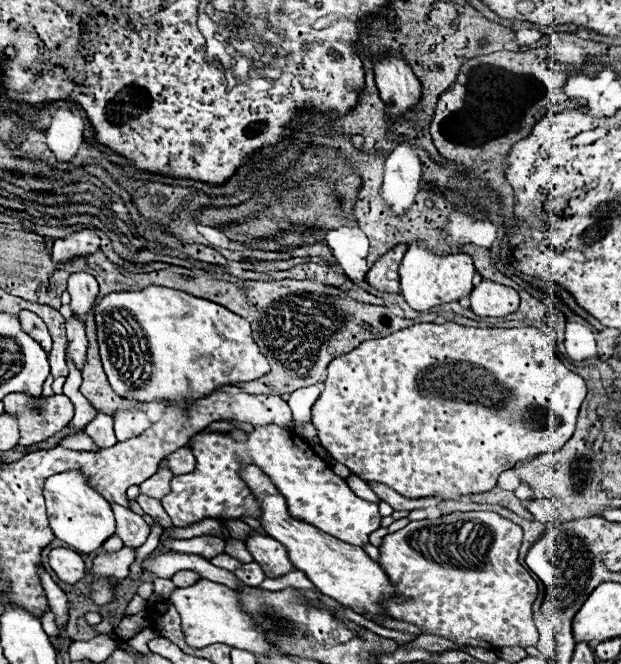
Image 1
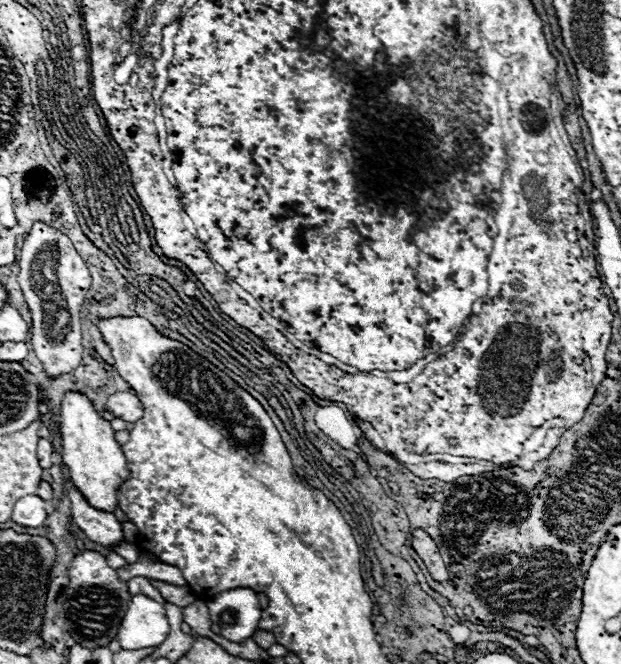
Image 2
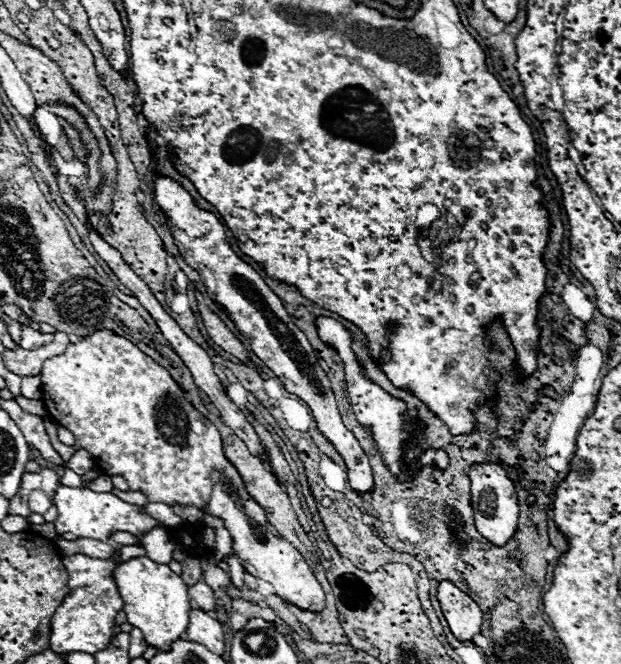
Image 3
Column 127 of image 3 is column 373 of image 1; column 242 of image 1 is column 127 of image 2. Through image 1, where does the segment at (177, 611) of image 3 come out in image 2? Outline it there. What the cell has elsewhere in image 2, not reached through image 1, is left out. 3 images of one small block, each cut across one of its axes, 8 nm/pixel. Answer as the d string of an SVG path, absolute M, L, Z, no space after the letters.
M68 392L62 400L60 408L60 428L62 428L62 460L70 474L70 480L78 488L78 492L86 498L90 506L104 512L114 512L118 508L116 492L124 480L128 480L130 472L126 468L126 458L114 440L114 430L110 422L100 418L92 408L90 400L78 392Z

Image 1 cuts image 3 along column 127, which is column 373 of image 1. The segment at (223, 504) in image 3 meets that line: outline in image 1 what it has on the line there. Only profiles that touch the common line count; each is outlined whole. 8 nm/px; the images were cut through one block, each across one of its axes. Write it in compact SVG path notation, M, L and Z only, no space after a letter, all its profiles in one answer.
M426 322L426 324L414 324L410 328L402 328L384 338L366 340L364 344L350 350L348 354L336 356L328 364L328 378L324 382L324 392L312 406L312 424L318 430L320 444L334 456L334 460L348 466L350 472L360 476L362 480L382 482L408 498L442 494L446 500L458 500L460 496L466 494L492 490L496 486L498 474L508 468L514 468L520 460L530 460L534 456L562 448L574 434L578 408L584 398L586 398L586 382L558 360L554 344L550 344L548 336L534 326L474 328L456 322L444 322L444 324Z

